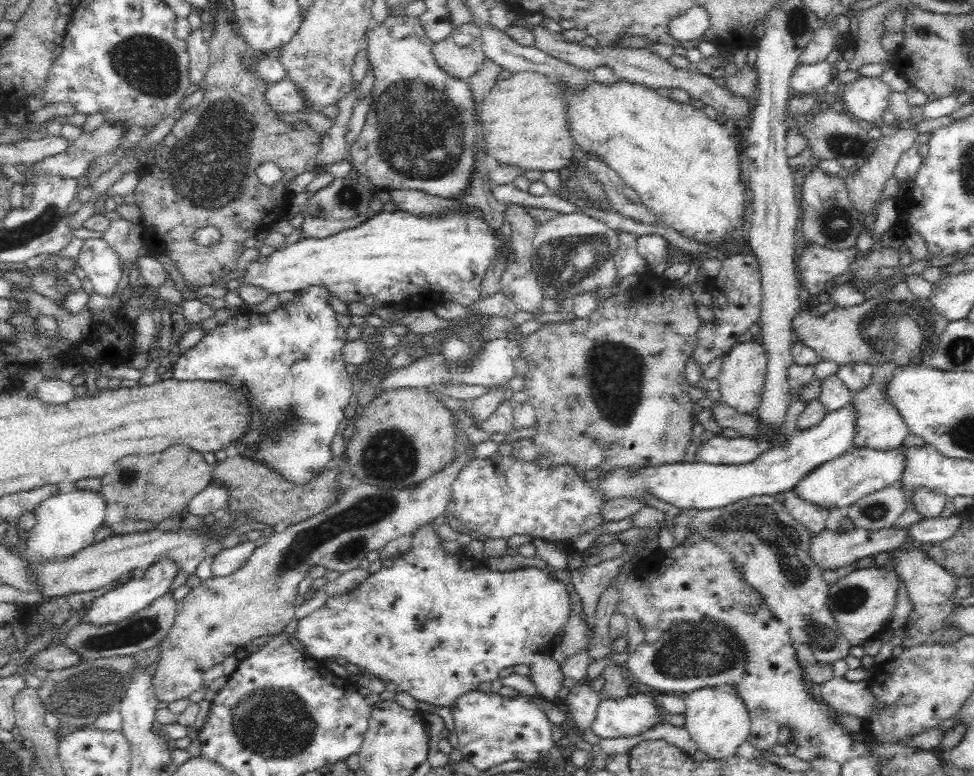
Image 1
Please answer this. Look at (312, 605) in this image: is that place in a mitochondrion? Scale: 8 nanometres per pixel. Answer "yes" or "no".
no

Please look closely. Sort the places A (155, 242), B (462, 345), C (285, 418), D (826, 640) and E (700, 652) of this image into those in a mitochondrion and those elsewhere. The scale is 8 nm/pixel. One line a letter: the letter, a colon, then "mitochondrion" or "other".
A: other
B: mitochondrion
C: mitochondrion
D: mitochondrion
E: mitochondrion

